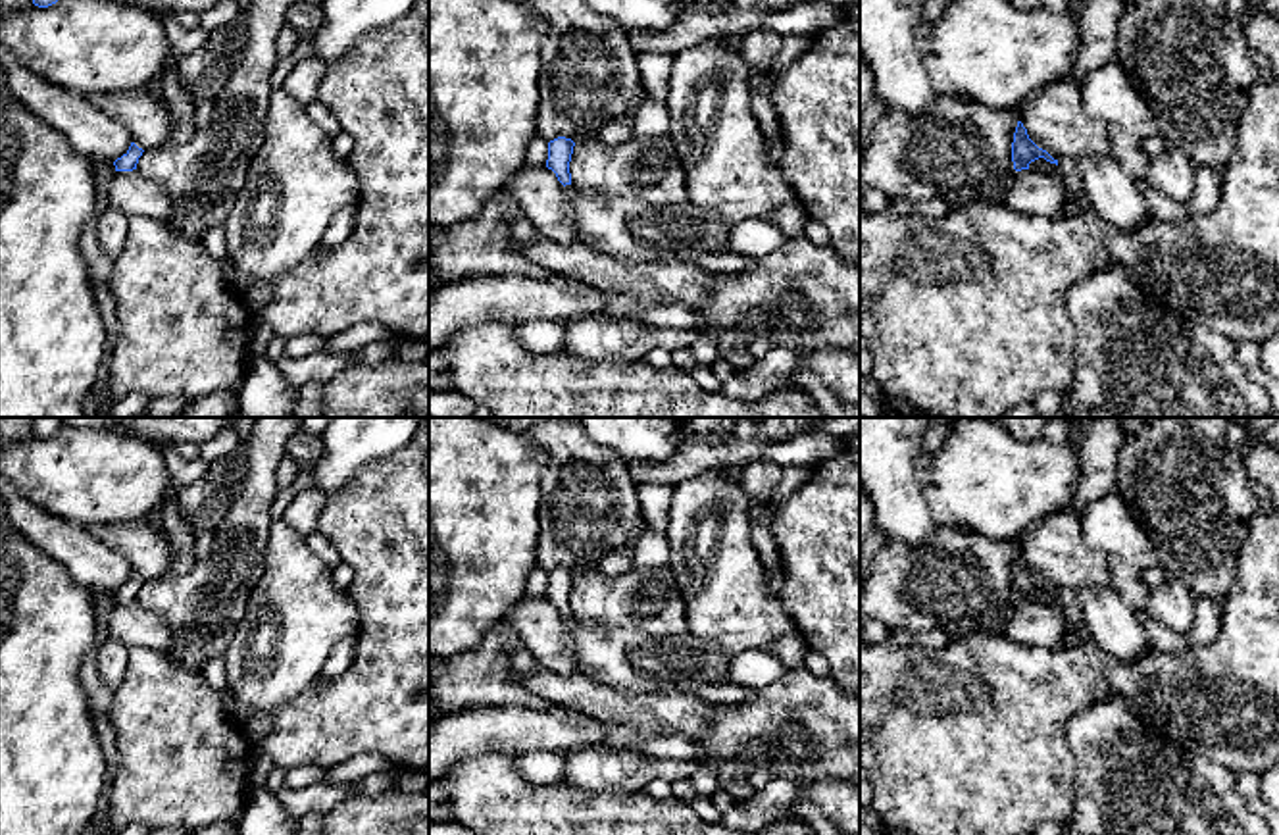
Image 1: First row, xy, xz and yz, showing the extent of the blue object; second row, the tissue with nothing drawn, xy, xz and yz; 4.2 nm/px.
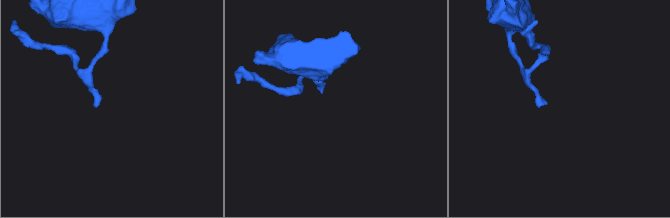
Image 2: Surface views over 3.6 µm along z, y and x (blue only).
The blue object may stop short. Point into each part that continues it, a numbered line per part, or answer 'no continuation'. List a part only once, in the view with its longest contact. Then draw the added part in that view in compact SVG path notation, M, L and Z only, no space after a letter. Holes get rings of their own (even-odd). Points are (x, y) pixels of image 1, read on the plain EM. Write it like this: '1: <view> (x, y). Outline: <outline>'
no continuation

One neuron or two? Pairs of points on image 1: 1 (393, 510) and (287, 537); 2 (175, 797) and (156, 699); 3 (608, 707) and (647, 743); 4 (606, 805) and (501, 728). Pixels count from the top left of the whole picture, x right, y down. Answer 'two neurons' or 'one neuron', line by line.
1: two neurons
2: one neuron
3: two neurons
4: two neurons

